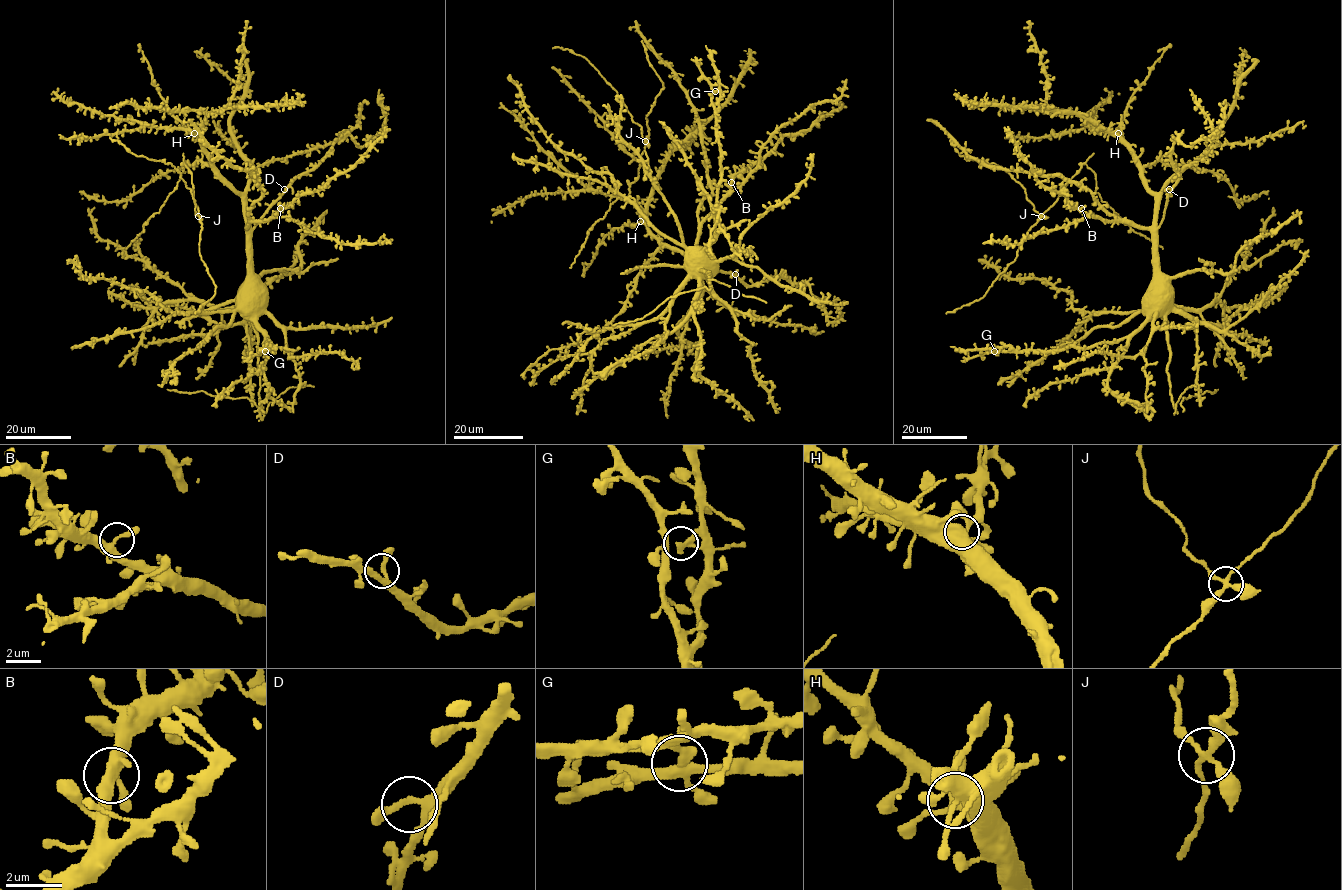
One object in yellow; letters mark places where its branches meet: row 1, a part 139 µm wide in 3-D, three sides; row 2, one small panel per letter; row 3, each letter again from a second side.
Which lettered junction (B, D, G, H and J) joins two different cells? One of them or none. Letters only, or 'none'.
J

